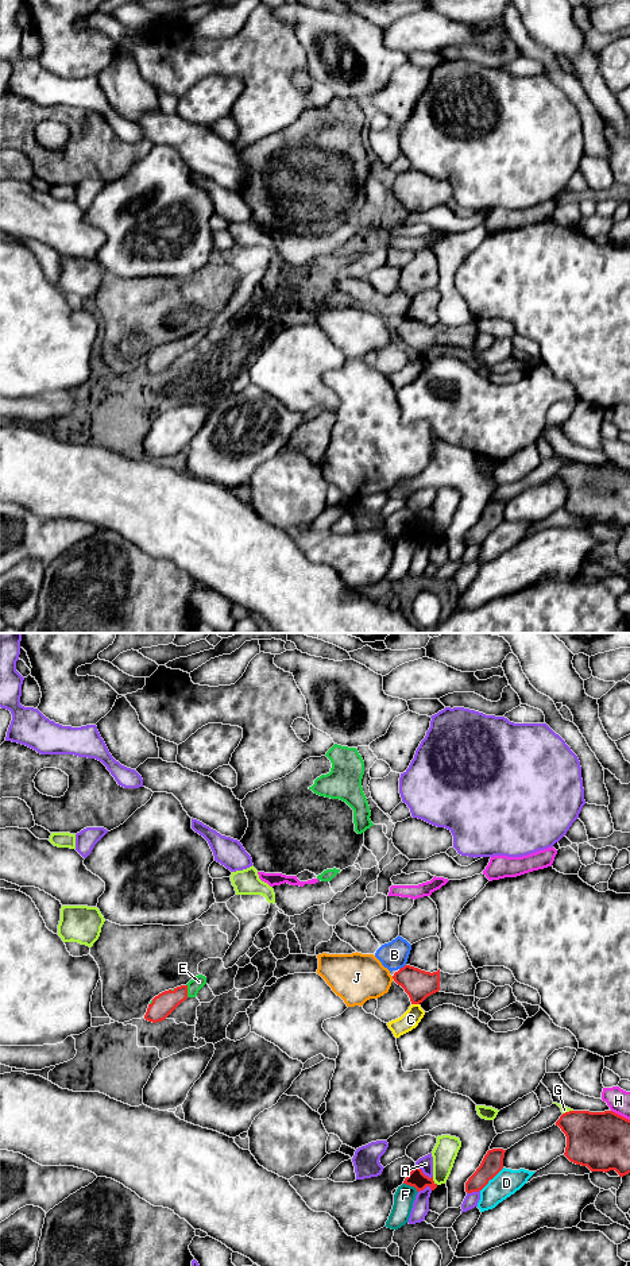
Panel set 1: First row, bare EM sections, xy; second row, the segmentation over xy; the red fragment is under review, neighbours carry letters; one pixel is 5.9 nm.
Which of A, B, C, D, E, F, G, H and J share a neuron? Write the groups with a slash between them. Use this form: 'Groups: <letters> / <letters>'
Groups: A / B / C / D / E / F / G / H / J

